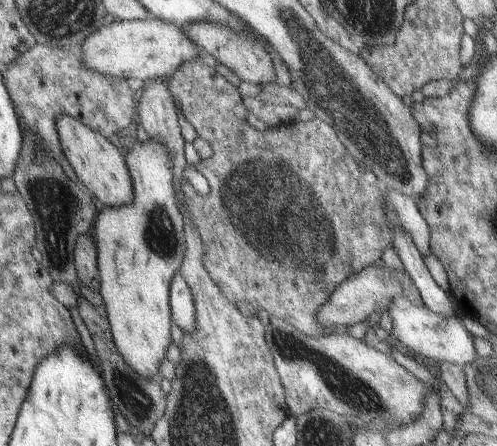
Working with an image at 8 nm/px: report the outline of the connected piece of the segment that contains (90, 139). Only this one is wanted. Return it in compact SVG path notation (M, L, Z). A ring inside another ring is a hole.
M65 115L61 116L61 118L57 118L57 120L55 120L55 128L59 136L63 157L73 169L78 183L91 196L96 196L107 207L128 205L131 201L133 201L133 186L127 164L123 164L121 154L113 148L113 144L111 144L111 142L107 142L107 140L101 136L101 133L98 132L93 132L93 136L91 136L91 129L87 128L87 125L83 122L79 122L79 120L77 121L77 126L75 126L75 120L73 120L71 115Z

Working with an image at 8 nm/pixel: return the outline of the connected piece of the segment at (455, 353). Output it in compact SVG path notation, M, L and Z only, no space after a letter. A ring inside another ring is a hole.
M395 295L390 300L388 315L391 318L392 328L389 331L397 339L399 344L403 344L411 354L419 354L425 358L431 358L437 363L445 361L463 367L464 364L475 361L477 356L471 342L469 332L453 317L435 314L425 305L411 303L404 296Z

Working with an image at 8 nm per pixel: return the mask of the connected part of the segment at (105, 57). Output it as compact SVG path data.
M148 16L146 19L119 21L114 20L109 24L104 23L97 32L87 37L78 46L83 52L84 69L95 71L99 75L119 78L137 78L147 81L149 79L167 79L185 60L197 60L198 48L195 43L184 34L175 24Z

